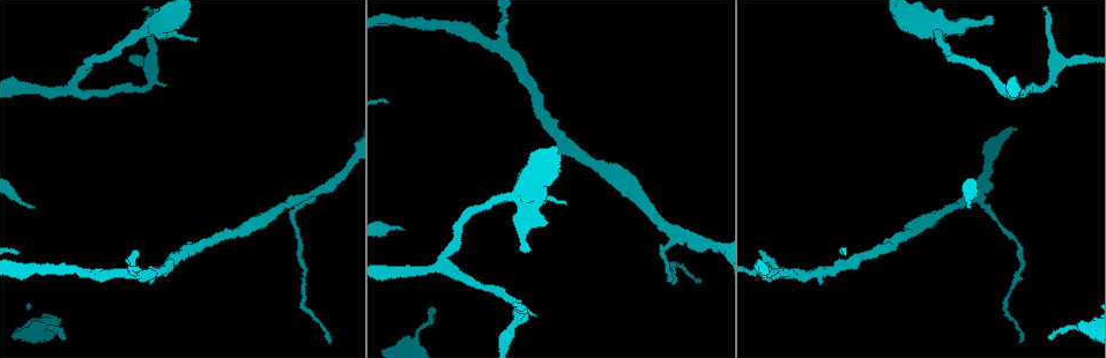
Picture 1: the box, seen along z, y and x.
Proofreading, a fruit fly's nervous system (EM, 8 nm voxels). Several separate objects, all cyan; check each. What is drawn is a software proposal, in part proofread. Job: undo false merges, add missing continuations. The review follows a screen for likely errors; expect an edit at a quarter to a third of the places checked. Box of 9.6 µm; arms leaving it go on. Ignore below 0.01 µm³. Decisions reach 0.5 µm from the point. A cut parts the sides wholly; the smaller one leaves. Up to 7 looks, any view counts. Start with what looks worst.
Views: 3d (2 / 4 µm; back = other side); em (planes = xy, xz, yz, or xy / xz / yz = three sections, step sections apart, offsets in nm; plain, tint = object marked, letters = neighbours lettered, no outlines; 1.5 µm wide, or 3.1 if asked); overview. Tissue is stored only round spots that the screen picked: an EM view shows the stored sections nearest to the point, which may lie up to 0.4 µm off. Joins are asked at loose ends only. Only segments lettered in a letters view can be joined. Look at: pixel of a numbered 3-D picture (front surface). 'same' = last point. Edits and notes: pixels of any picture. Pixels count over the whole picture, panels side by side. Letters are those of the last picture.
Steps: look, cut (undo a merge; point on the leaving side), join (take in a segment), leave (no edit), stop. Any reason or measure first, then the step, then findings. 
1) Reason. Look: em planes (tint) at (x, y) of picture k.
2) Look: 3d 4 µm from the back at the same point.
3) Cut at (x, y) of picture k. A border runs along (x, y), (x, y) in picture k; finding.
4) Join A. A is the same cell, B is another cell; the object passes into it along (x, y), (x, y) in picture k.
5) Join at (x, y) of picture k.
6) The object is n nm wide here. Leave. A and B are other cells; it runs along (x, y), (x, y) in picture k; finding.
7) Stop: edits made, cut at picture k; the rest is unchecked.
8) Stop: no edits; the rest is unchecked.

Look: 3d 2 µm at (1055, 64) of picture 1.

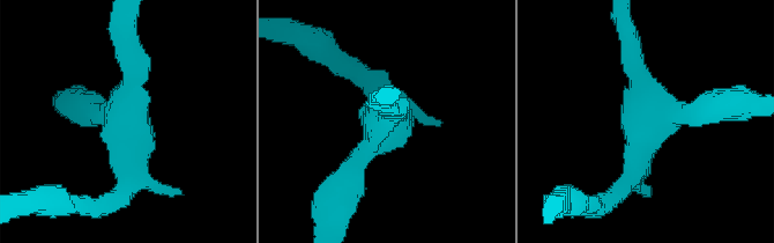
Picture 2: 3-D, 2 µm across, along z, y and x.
3 arms meet here; the arms are 170, 180, 240 nm wide; shape alone is not enough. Look: em planes (letters) at (387, 118) of picture 2.

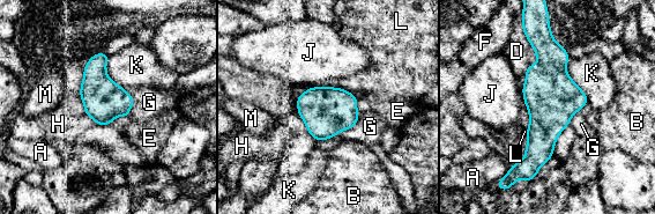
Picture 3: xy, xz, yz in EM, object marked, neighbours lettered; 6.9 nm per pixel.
Leave. A, B, D, E, F, G, H, J, K, L and M are other cells; a border runs along (568, 57), (566, 72), (588, 101) in picture 3; all the same cell.

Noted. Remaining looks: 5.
Calibre changes. Look: 3d 4 µm at (1086, 328) of picture 1.

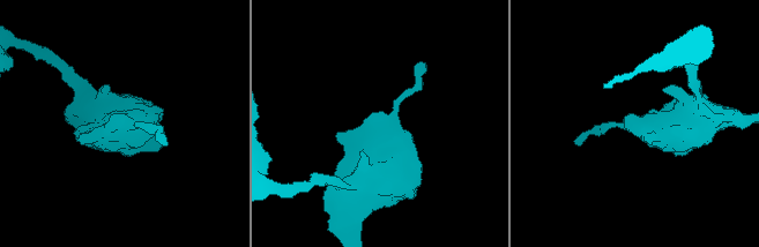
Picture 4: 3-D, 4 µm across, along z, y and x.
Look: em 3.1 µm planes (letters) at (126, 125) of picture 4.

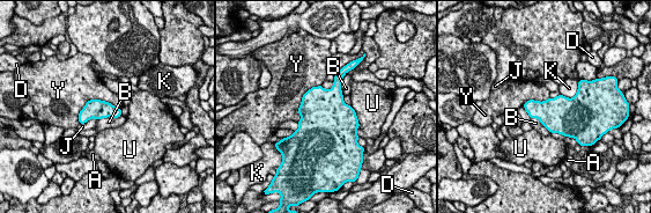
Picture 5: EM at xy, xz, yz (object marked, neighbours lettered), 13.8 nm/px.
Leave. A, B, D, J, K, U and Y are other cells; a border runs along (119, 109), (89, 100), (76, 117) in picture 5; one cell here.

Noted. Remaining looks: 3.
Free end. Look: 3d 2 µm from the back at (700, 279) of picture 1.

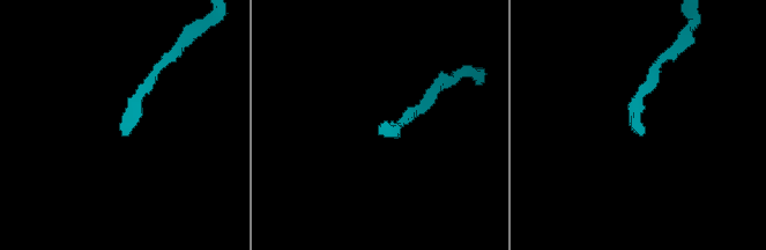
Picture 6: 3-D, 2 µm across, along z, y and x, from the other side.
Need the tissue. Look: em planes (tint) at (643, 135) of picture 6.

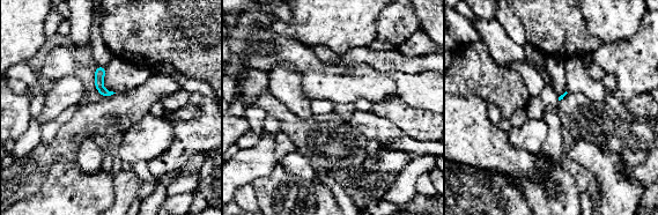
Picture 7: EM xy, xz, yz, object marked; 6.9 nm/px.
Look: em planes (letters) at the same point.

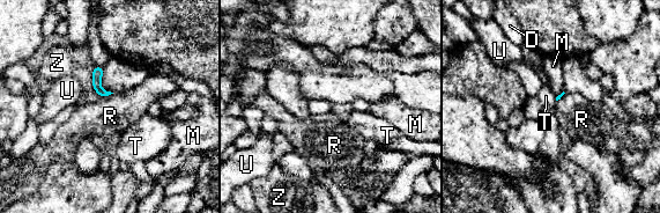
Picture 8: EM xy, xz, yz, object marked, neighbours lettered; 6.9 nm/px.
The longest contact is with R, 110 nm. Leave. D, M, R, T, U and Z are other cells; a border runs along (113, 93), (99, 97) in picture 8; none of them fits.

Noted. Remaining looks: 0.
Stop: no edits; the rest is unchecked.

